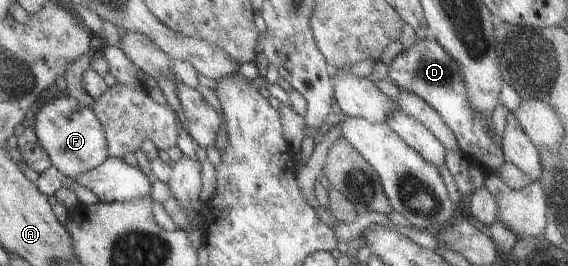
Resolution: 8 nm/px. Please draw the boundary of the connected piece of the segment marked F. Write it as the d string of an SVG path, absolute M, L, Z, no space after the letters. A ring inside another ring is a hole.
M65 95L47 102L37 110L32 127L37 135L39 144L49 155L51 164L70 179L78 174L87 172L103 164L109 153L107 150L106 134L94 110L83 106L76 98Z

